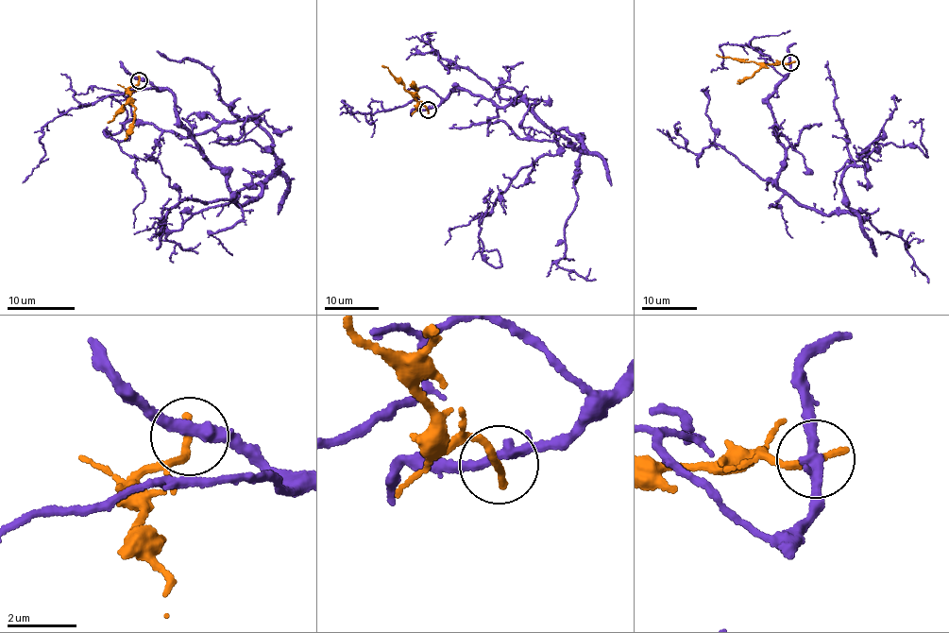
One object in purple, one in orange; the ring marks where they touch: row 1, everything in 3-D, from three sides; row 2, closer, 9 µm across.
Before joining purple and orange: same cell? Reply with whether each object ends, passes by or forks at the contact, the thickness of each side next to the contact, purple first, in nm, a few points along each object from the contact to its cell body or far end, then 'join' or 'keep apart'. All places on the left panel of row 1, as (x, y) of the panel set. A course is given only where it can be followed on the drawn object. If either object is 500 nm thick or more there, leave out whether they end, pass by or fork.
purple forks; orange ends; calibres 260 and 280 nm; course purple (139, 79), (257, 197), (276, 168), (255, 117), (121, 142), (127, 110), (96, 98); course orange (139, 79), (122, 107), (124, 109), (112, 122), (108, 122); keep apart

